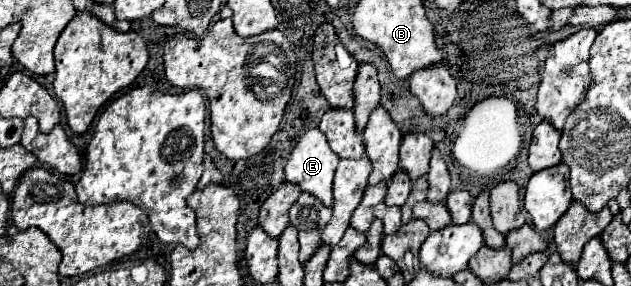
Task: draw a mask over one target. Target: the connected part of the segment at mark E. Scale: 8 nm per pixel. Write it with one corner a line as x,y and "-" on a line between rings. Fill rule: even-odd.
310,128
300,136
300,140
292,148
290,156
286,158
284,174
286,174
288,182
294,182
304,192
314,194
318,200
322,200
324,206
332,206
332,178
334,178
334,170
338,166
338,160
340,158
330,150
326,136
318,128

